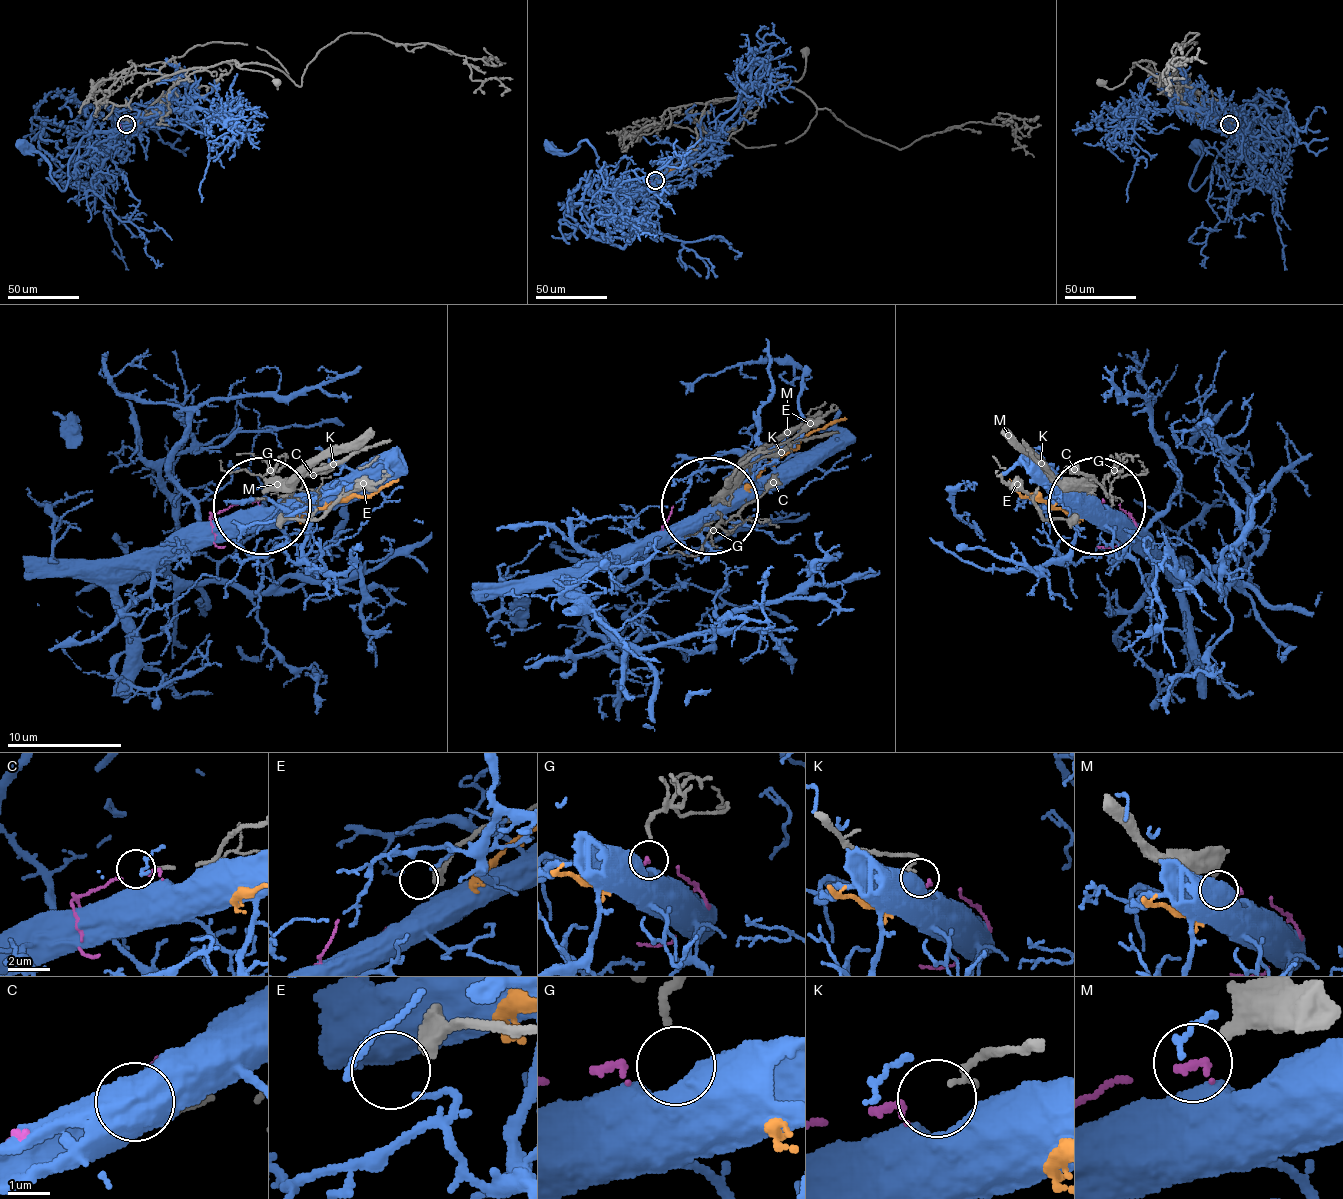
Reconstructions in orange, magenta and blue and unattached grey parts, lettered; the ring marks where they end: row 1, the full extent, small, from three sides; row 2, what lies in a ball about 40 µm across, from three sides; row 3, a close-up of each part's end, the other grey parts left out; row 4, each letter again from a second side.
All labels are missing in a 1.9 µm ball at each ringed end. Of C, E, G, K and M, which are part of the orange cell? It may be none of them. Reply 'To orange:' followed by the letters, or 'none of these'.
To orange: none of these

